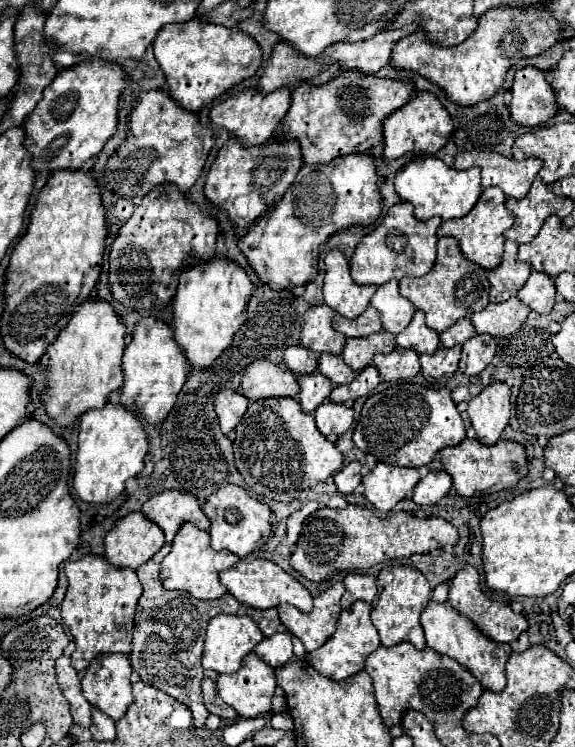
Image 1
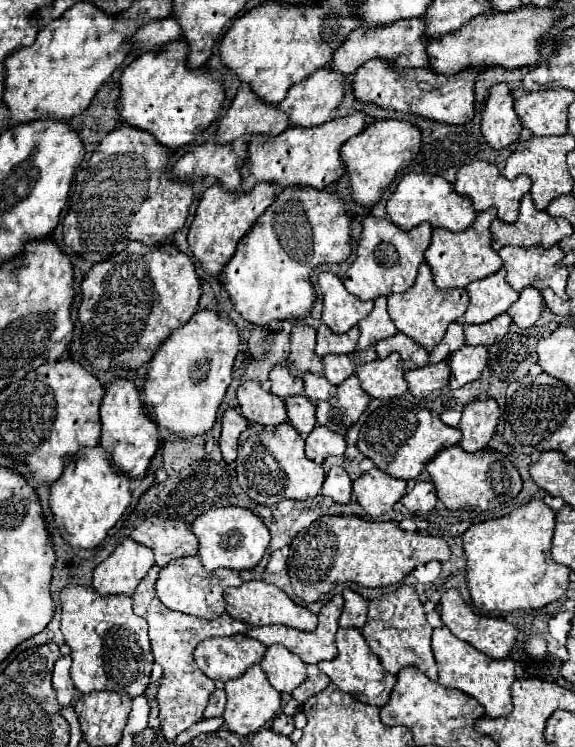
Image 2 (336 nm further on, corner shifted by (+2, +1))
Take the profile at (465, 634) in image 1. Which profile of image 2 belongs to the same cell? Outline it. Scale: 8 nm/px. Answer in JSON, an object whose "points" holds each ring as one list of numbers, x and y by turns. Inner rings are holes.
{"points":[[446,626,434,630,432,650,434,650,436,662,438,662,438,674,440,674,438,684,442,684,446,688,460,690,460,692,476,698,484,706,484,710,490,718,500,718,500,716,510,714,510,710,514,708,512,696,510,696,510,686,516,680,514,662,510,658,492,660,486,654,482,654,480,650,476,650,474,646,456,638]]}

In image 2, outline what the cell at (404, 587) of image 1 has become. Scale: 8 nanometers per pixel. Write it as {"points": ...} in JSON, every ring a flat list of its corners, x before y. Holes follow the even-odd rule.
{"points":[[402,584,398,590,372,600,368,606,368,620,362,628,362,634,370,650,380,658,380,664,386,672,398,674,402,668,414,666,420,672,428,674,430,680,438,680,436,660,430,648,432,626,426,622,426,614,422,610,422,602,414,586]]}

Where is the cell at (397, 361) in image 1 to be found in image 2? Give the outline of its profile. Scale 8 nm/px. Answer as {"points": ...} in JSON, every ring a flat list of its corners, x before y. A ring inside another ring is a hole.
{"points":[[390,354,386,360,374,360,358,366,356,376,372,398,396,398,408,390,404,380,404,366,398,354]]}

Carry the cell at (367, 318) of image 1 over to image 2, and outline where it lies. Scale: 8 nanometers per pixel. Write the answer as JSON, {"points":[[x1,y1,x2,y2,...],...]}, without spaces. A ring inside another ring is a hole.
{"points":[[324,324,318,328,318,340,316,340,316,354,326,356,326,354,350,354,356,350,358,342,358,326,350,328,344,334,334,334,330,332]]}

